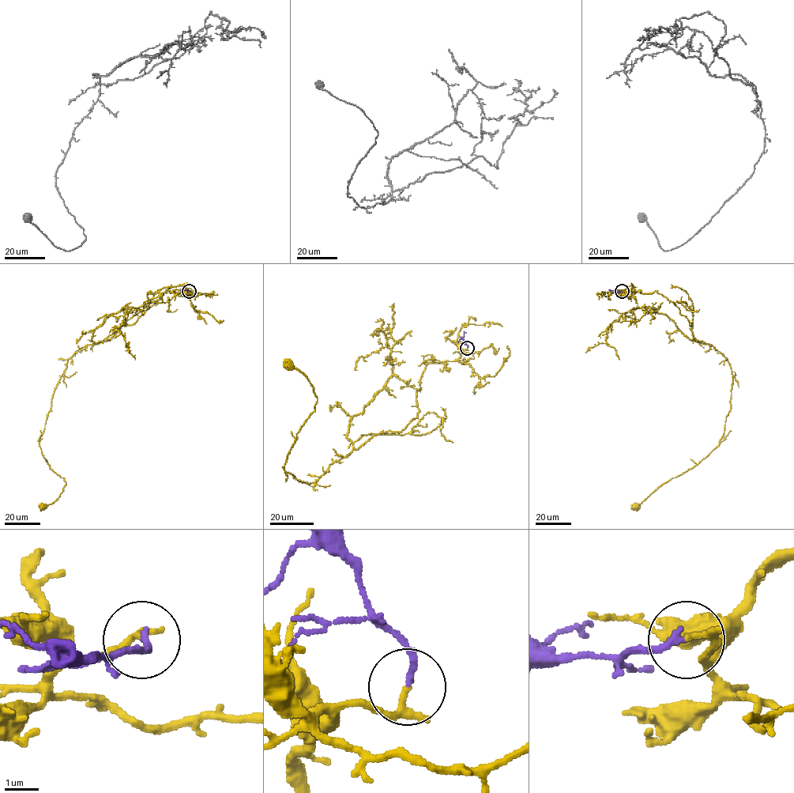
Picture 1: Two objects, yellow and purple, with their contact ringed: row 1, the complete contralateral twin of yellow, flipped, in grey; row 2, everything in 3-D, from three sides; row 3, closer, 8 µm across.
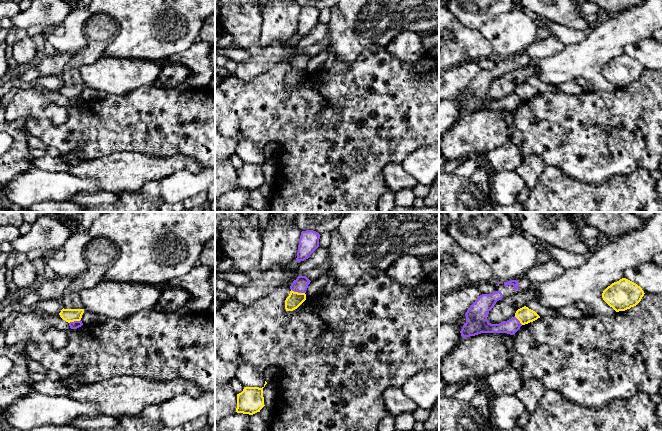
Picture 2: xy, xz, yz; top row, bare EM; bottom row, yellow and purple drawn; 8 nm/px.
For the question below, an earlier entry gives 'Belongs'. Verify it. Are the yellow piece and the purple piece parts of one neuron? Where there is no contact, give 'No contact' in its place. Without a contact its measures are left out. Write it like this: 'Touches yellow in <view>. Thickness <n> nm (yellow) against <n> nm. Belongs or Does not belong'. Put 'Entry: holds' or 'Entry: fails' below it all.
Touches yellow in xz. Thickness 120 nm (yellow) against 120 nm. Does not belong
Entry: fails

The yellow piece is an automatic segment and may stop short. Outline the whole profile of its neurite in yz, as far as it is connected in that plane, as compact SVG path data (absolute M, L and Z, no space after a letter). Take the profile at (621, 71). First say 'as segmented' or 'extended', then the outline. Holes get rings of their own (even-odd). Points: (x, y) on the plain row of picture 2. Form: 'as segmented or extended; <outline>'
as segmented; M622 54L612 59L602 69L603 76L616 88L636 82L644 72L644 67L636 59Z

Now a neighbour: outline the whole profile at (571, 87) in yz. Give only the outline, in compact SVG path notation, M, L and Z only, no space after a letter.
M574 80L567 81L559 85L559 90L568 94L579 94L584 91Z

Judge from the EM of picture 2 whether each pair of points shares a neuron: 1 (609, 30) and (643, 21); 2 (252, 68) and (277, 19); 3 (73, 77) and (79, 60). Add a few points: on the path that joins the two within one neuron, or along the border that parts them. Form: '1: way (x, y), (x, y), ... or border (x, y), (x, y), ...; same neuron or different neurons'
1: way (617, 30), (635, 24); same neuron
2: border (261, 23), (262, 45), (287, 42); different neurons
3: border (67, 66), (78, 69); different neurons

